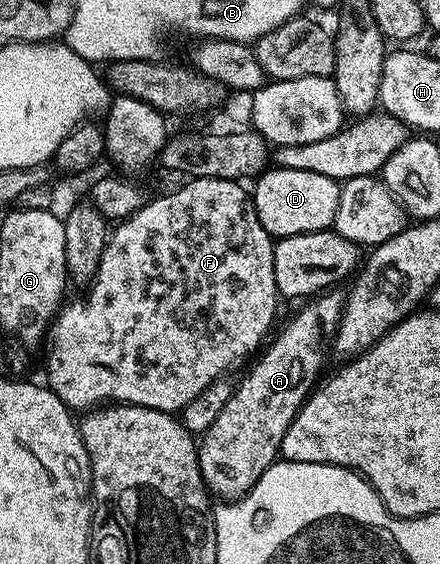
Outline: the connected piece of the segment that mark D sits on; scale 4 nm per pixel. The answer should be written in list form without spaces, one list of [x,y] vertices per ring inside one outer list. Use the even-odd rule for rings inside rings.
[[[272,167],[265,170],[255,183],[256,188],[250,191],[250,202],[256,208],[258,221],[269,235],[283,237],[314,233],[329,230],[335,224],[342,194],[341,184],[337,180],[306,169]]]

